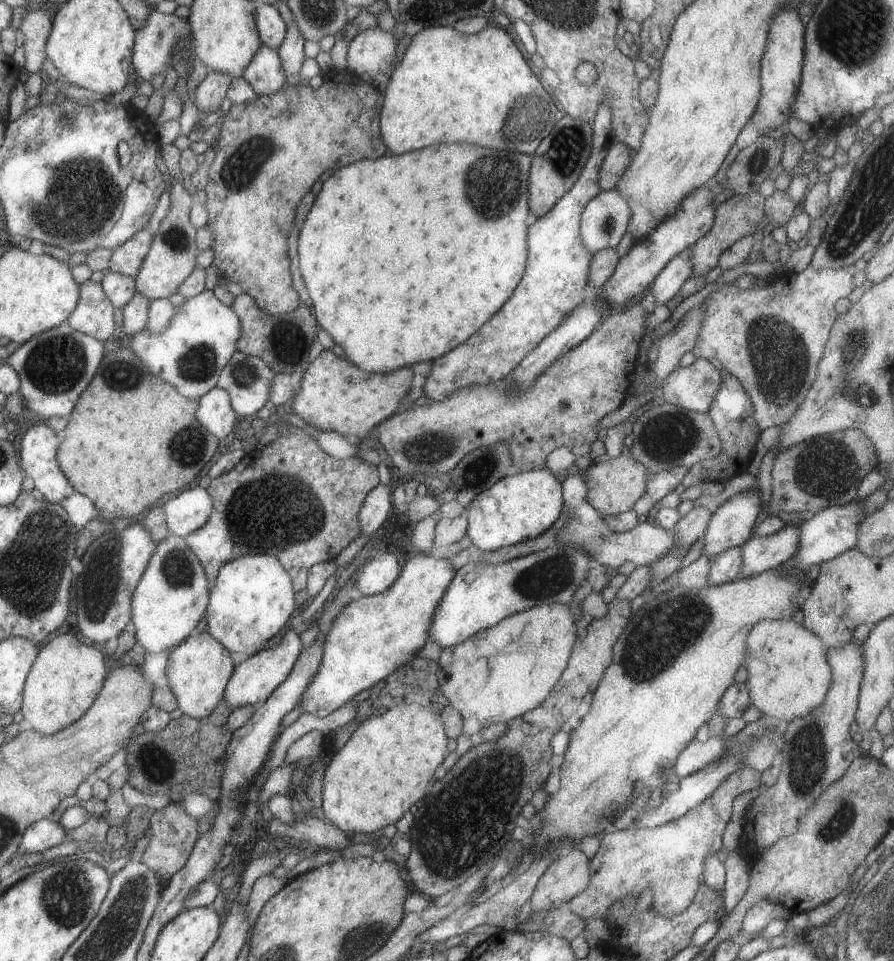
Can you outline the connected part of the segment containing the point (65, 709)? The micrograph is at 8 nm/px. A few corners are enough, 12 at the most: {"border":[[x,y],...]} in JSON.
{"border":[[71,633],[38,649],[20,713],[50,735],[75,722],[108,672]]}

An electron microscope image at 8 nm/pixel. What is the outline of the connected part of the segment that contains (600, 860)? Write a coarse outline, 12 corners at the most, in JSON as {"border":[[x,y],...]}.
{"border":[[732,772],[682,817],[602,834],[590,881],[567,907],[585,921],[649,889],[683,912],[721,855],[735,796],[760,772]]}

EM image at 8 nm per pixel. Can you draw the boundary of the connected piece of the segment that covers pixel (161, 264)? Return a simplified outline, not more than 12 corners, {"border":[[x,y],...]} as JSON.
{"border":[[181,179],[168,184],[170,207],[135,275],[148,301],[167,299],[196,266]]}

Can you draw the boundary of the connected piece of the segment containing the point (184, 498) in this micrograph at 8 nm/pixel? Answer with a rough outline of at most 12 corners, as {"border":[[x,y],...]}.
{"border":[[199,485],[167,497],[170,534],[184,537],[209,518],[212,498]]}

